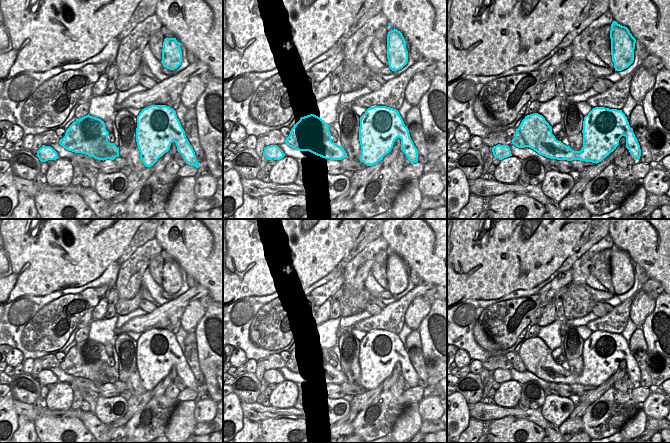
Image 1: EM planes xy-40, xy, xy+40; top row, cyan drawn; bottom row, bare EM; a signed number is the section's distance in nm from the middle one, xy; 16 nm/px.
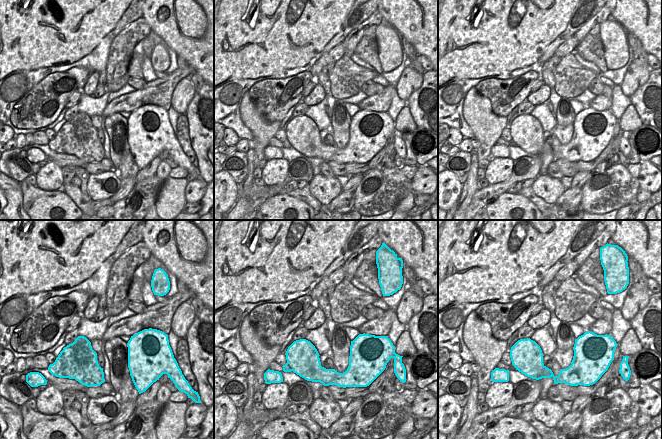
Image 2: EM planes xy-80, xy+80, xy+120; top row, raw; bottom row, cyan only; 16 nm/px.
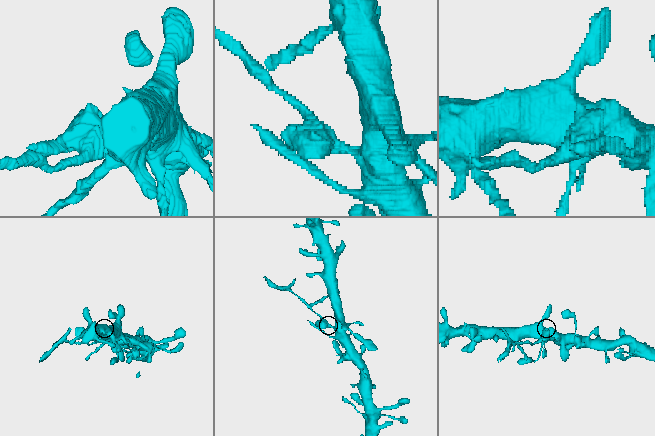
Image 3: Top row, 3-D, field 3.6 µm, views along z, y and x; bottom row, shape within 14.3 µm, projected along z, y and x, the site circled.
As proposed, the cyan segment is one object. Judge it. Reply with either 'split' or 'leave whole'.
split

